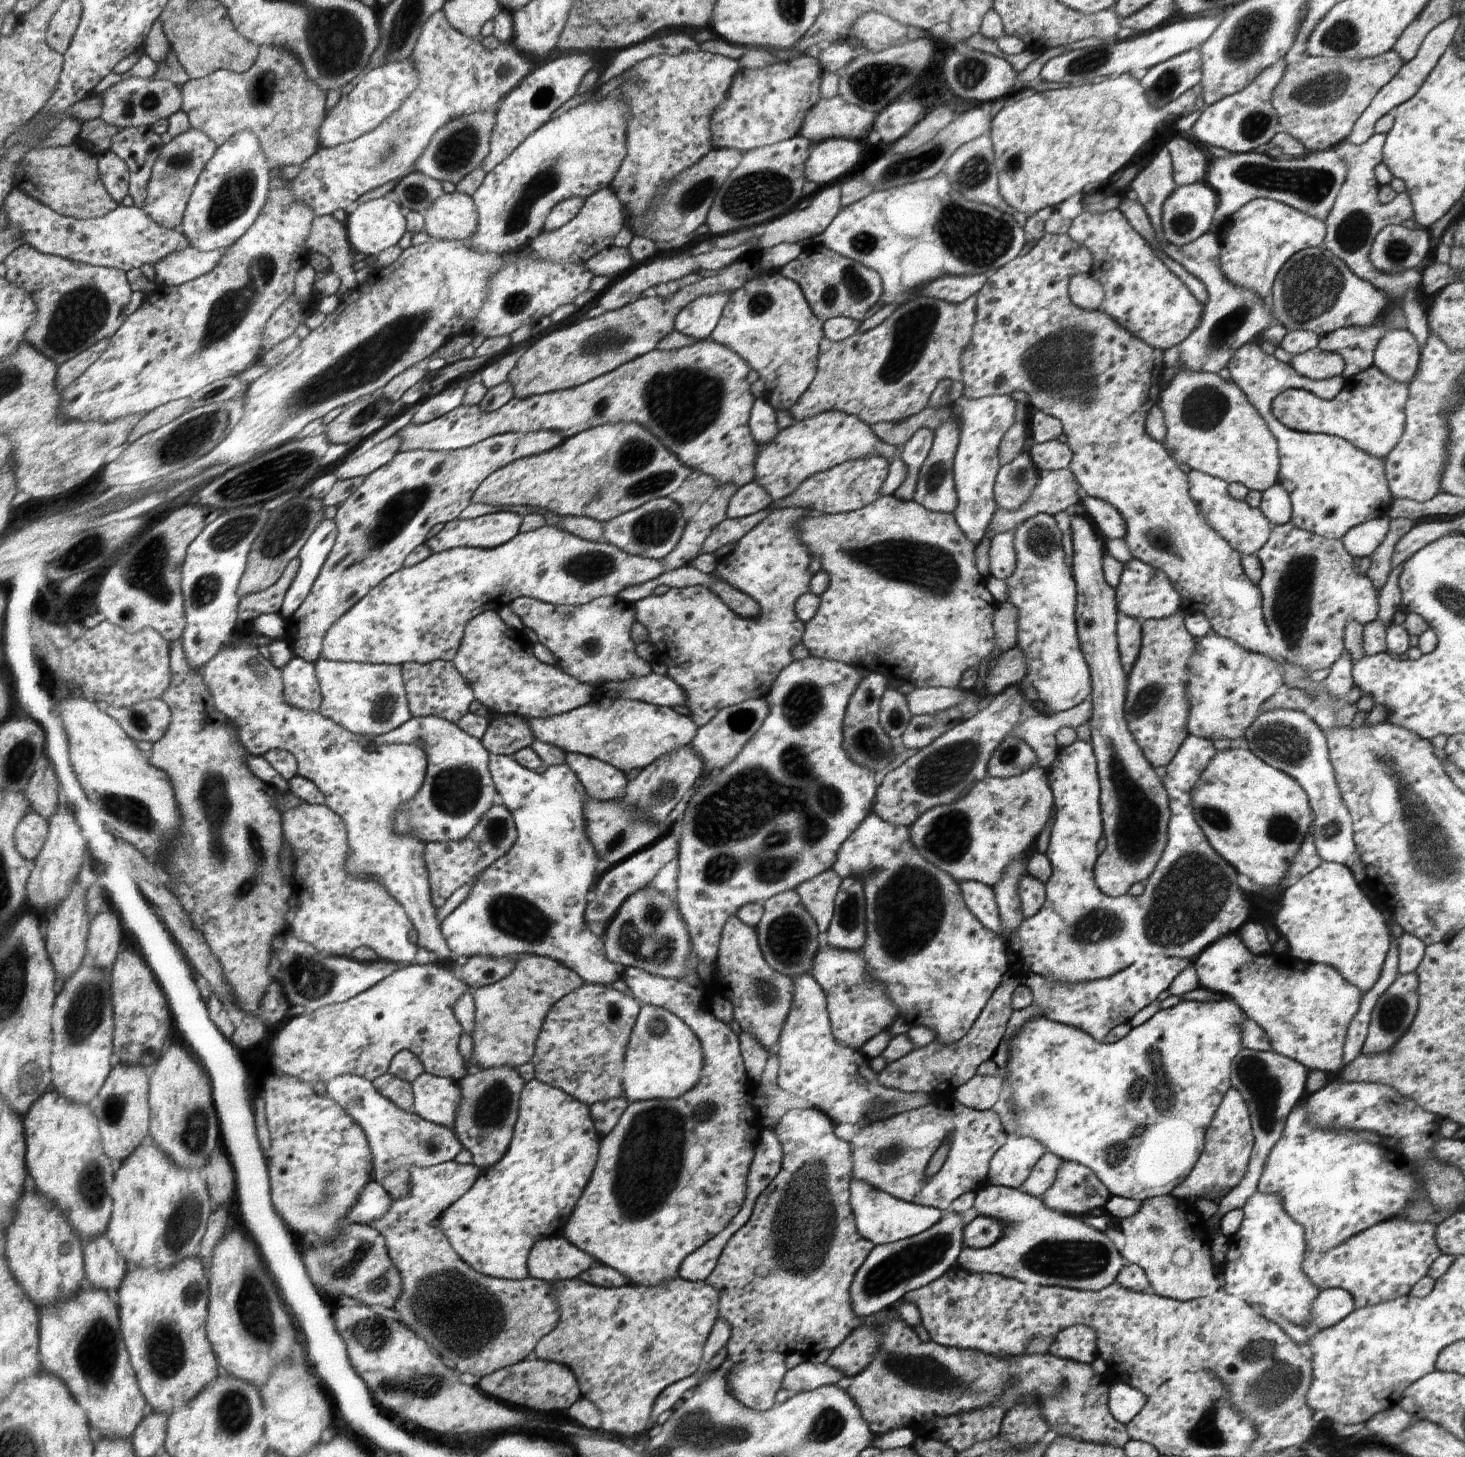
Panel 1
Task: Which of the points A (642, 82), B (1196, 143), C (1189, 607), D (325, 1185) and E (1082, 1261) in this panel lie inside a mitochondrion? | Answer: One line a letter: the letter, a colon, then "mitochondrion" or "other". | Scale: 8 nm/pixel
A: mitochondrion
B: other
C: other
D: mitochondrion
E: mitochondrion

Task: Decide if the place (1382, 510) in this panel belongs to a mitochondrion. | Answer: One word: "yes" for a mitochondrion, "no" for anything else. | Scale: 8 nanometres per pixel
no

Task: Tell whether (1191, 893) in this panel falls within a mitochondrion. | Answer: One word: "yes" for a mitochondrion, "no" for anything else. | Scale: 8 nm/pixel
yes

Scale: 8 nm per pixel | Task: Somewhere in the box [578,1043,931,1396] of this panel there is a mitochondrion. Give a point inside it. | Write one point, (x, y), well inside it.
(652, 1144)

